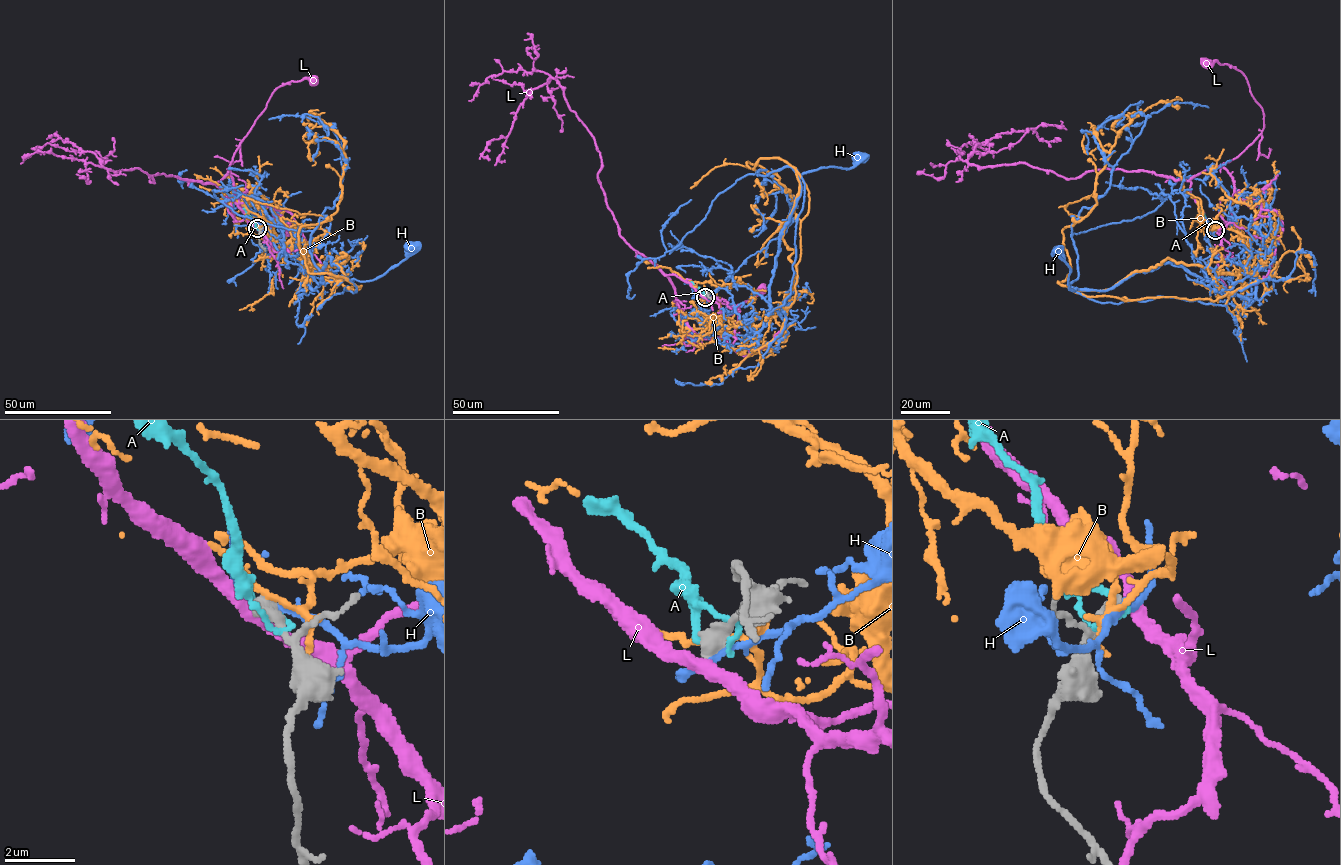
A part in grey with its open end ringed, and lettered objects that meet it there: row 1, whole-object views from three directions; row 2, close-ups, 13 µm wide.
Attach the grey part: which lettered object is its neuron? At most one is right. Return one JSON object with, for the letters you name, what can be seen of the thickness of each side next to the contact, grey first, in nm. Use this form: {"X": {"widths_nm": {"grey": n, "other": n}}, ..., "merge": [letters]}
{"merge": []}

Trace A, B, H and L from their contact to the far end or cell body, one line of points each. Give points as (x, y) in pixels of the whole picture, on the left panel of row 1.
A: (257, 228), (243, 205)
B: (257, 228), (313, 264), (344, 253), (351, 281), (309, 273), (299, 247), (342, 194), (344, 153), (316, 153)
H: (257, 228), (268, 230), (300, 262), (313, 289), (328, 256), (349, 281), (365, 281), (395, 267), (410, 247)
L: (257, 228), (216, 184), (228, 172), (234, 153), (271, 94), (291, 81), (313, 80)

